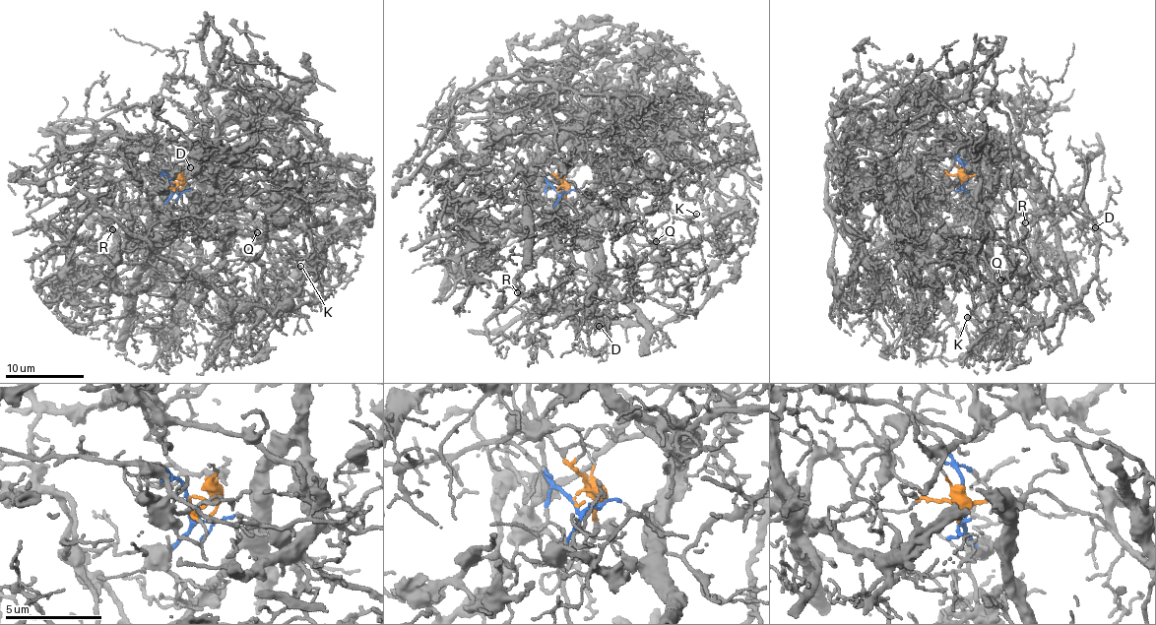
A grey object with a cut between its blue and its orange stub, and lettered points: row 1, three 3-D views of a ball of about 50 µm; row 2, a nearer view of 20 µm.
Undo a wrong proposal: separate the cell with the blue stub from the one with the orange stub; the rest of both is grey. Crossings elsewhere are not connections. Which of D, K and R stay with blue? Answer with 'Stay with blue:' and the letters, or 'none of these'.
Stay with blue: none of these

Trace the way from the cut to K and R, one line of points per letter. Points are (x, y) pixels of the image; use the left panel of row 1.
K: (171, 185), (177, 171), (162, 168), (198, 178), (245, 216), (265, 211), (300, 266)
R: (171, 185), (179, 178), (177, 171), (159, 166), (123, 180), (113, 209), (125, 230), (111, 229)

